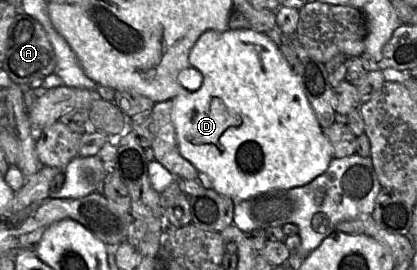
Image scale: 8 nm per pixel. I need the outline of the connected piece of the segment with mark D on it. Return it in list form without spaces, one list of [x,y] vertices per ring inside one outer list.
[[[227,29],[223,32],[205,31],[196,41],[189,53],[189,64],[202,75],[202,84],[195,91],[183,90],[172,99],[171,119],[175,129],[179,153],[189,161],[200,173],[206,174],[212,181],[212,189],[218,194],[229,197],[235,202],[274,189],[290,189],[310,183],[323,174],[333,156],[333,148],[323,133],[312,107],[303,91],[301,81],[287,63],[279,47],[265,34],[251,29]]]

